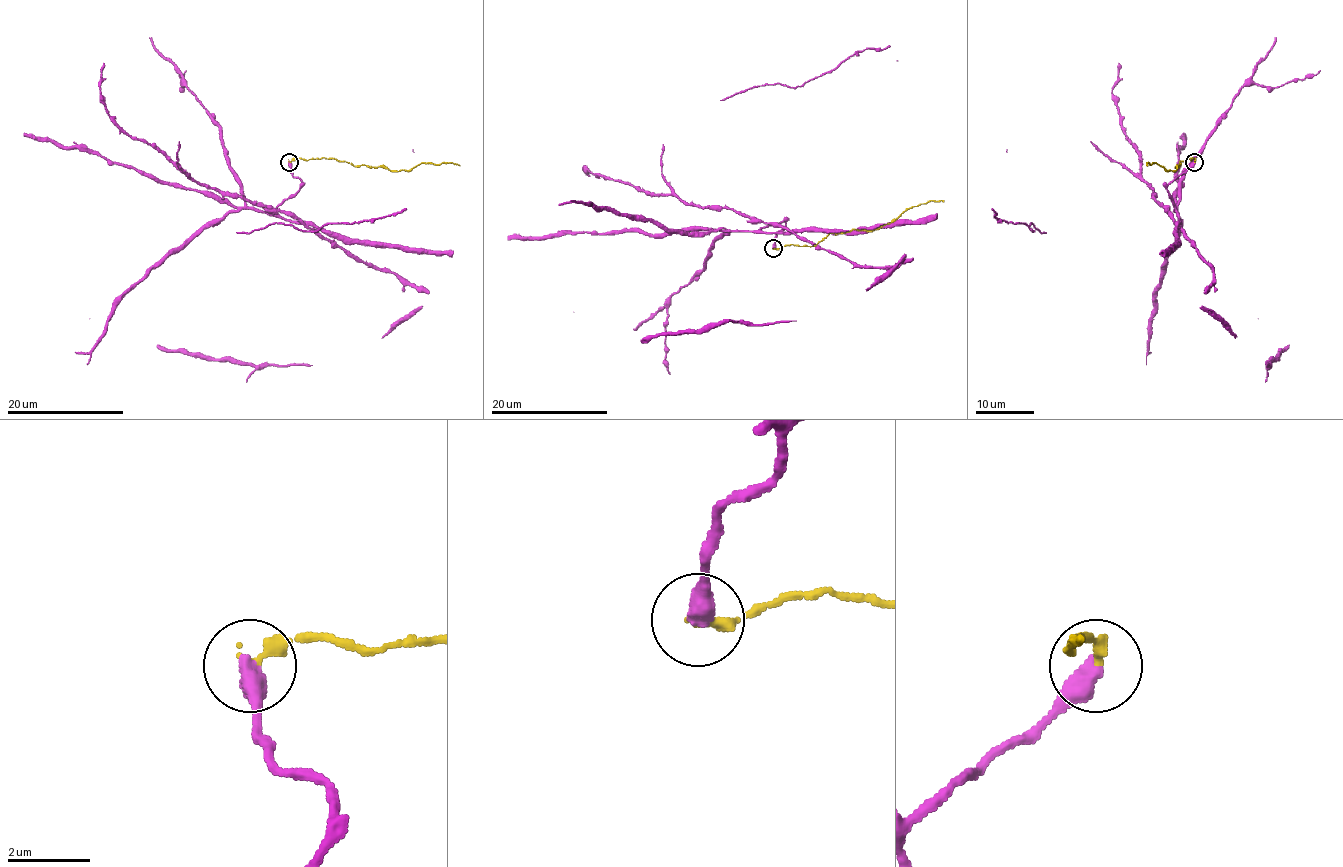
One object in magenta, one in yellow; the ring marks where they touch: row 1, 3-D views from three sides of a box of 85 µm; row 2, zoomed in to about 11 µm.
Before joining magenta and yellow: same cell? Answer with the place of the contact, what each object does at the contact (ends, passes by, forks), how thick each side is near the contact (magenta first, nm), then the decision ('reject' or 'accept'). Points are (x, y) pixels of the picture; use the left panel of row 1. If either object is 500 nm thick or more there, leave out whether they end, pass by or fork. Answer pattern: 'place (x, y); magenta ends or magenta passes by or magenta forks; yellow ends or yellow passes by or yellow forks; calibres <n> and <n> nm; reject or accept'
place (289, 162); calibres 500 and 280 nm; reject

